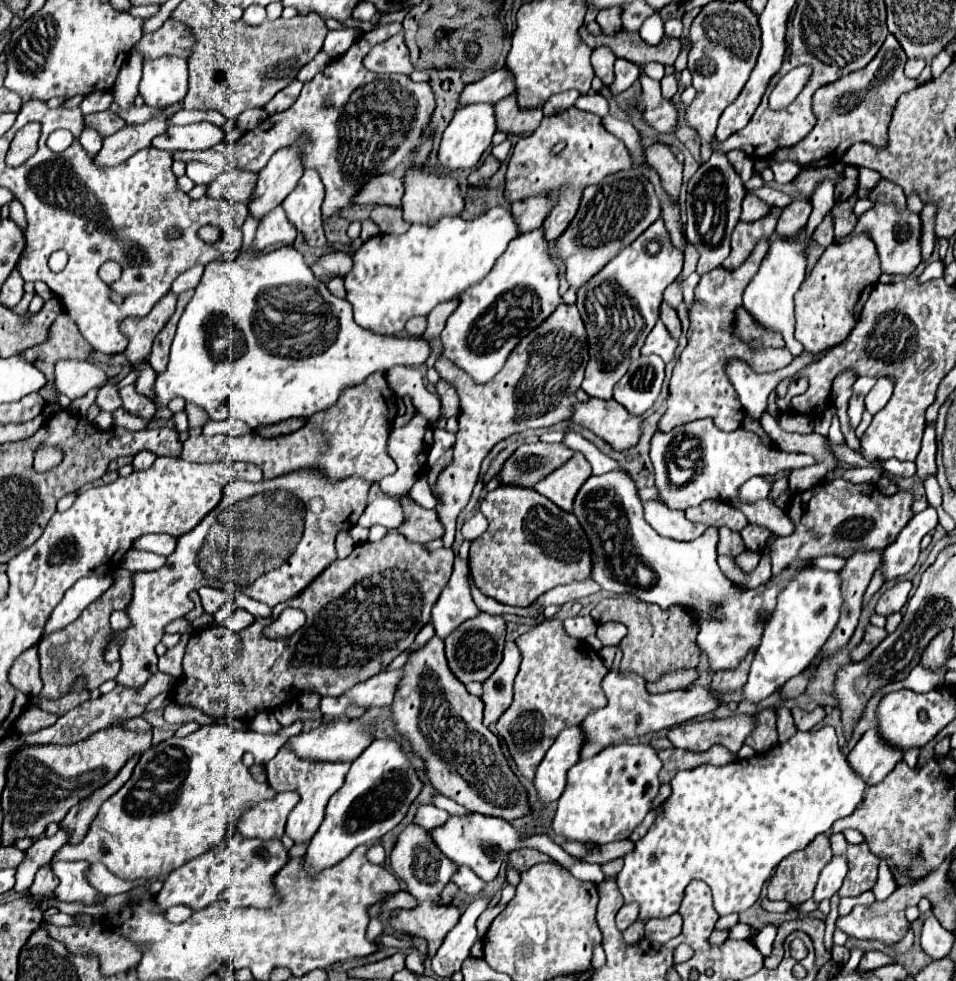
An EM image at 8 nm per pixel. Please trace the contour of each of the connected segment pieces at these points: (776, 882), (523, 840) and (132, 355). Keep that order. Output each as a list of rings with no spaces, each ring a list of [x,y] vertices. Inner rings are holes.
[[[820,834],[820,838],[814,838],[804,850],[798,850],[780,862],[768,884],[768,898],[786,900],[792,906],[812,898],[818,876],[830,860],[830,840],[826,834]]]
[[[470,812],[466,816],[450,816],[448,822],[444,826],[436,826],[436,830],[428,830],[432,842],[436,842],[436,846],[440,848],[440,852],[450,858],[452,862],[456,862],[458,866],[468,866],[476,876],[480,876],[482,880],[494,880],[500,866],[504,864],[506,854],[510,854],[512,850],[518,848],[536,848],[544,854],[548,854],[552,860],[558,860],[562,866],[566,866],[570,870],[570,874],[578,880],[588,880],[594,884],[600,884],[604,880],[604,872],[600,864],[590,864],[584,860],[578,860],[576,856],[568,854],[560,844],[552,842],[548,836],[544,834],[534,834],[534,836],[522,836],[510,822],[506,822],[504,818],[492,818],[486,814],[476,814]],[[486,848],[492,848],[492,856],[486,854]]]
[[[168,292],[144,318],[124,318],[120,330],[124,330],[124,336],[128,338],[128,346],[124,350],[128,362],[140,362],[148,358],[152,342],[156,334],[164,328],[168,318],[174,314],[174,306],[176,294]]]

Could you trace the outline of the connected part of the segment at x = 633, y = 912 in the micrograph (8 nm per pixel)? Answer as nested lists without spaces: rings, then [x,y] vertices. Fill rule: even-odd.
[[[624,904],[616,916],[616,926],[620,932],[624,932],[636,920],[638,920],[638,906],[636,904]]]

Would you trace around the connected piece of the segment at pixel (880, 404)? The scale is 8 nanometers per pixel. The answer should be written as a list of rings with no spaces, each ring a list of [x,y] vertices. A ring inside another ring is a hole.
[[[880,378],[866,396],[866,410],[872,416],[876,416],[888,404],[890,396],[892,396],[892,380],[890,378]]]

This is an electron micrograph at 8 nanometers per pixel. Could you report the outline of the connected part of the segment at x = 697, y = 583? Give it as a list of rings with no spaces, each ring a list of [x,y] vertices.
[[[618,472],[590,476],[574,498],[574,514],[592,542],[592,580],[598,582],[602,590],[608,590],[612,594],[634,594],[644,602],[658,604],[662,610],[668,610],[670,606],[684,606],[698,624],[696,642],[698,648],[708,656],[708,664],[714,672],[736,668],[738,662],[748,656],[748,652],[756,650],[756,646],[760,644],[760,634],[764,632],[764,622],[768,620],[768,614],[772,614],[772,606],[776,606],[776,594],[780,594],[780,590],[784,590],[784,586],[792,578],[796,578],[798,570],[802,568],[802,562],[792,562],[782,574],[772,576],[768,584],[758,586],[754,590],[744,590],[736,586],[722,574],[716,564],[716,542],[720,540],[716,526],[708,526],[700,538],[690,542],[662,538],[660,534],[652,532],[648,522],[644,520],[636,486],[632,486],[632,480]]]

